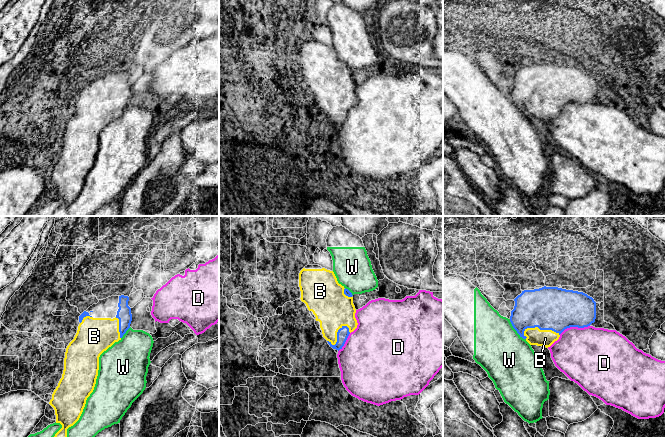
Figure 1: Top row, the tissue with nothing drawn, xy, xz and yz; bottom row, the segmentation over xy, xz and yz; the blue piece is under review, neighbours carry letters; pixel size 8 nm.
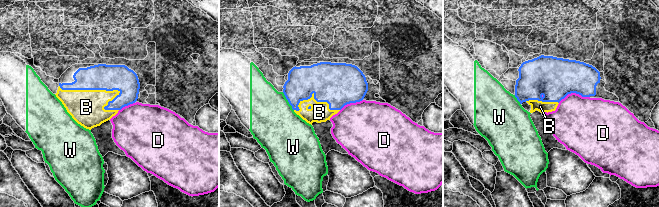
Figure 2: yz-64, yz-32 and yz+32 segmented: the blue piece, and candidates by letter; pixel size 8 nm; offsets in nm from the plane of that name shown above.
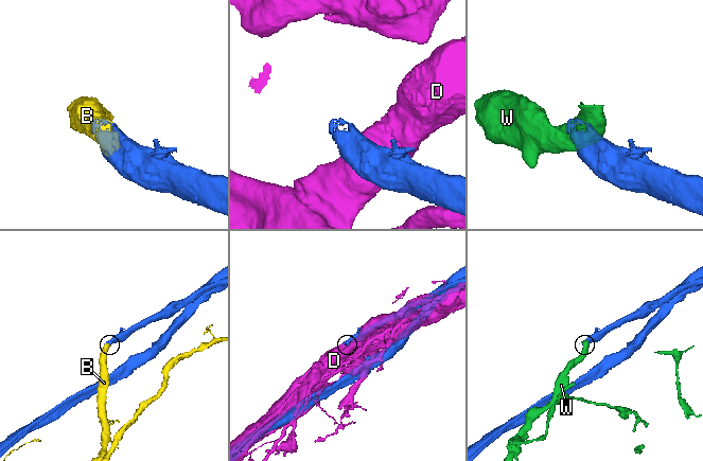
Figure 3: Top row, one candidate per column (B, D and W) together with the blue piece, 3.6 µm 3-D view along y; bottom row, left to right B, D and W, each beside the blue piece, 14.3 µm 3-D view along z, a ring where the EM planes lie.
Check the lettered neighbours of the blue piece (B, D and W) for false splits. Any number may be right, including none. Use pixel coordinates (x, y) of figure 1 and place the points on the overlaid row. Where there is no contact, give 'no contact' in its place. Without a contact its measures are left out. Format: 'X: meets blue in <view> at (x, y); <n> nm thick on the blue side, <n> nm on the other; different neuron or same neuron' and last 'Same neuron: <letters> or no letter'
B: meets blue in yz at (541, 329); 360 nm thick on the blue side, 140 nm on the other; same neuron
D: meets blue in yz at (574, 326); 360 nm thick on the blue side, 440 nm on the other; different neuron
W: meets blue in yz at (515, 329); 300 nm thick on the blue side, 400 nm on the other; different neuron
Same neuron: B

